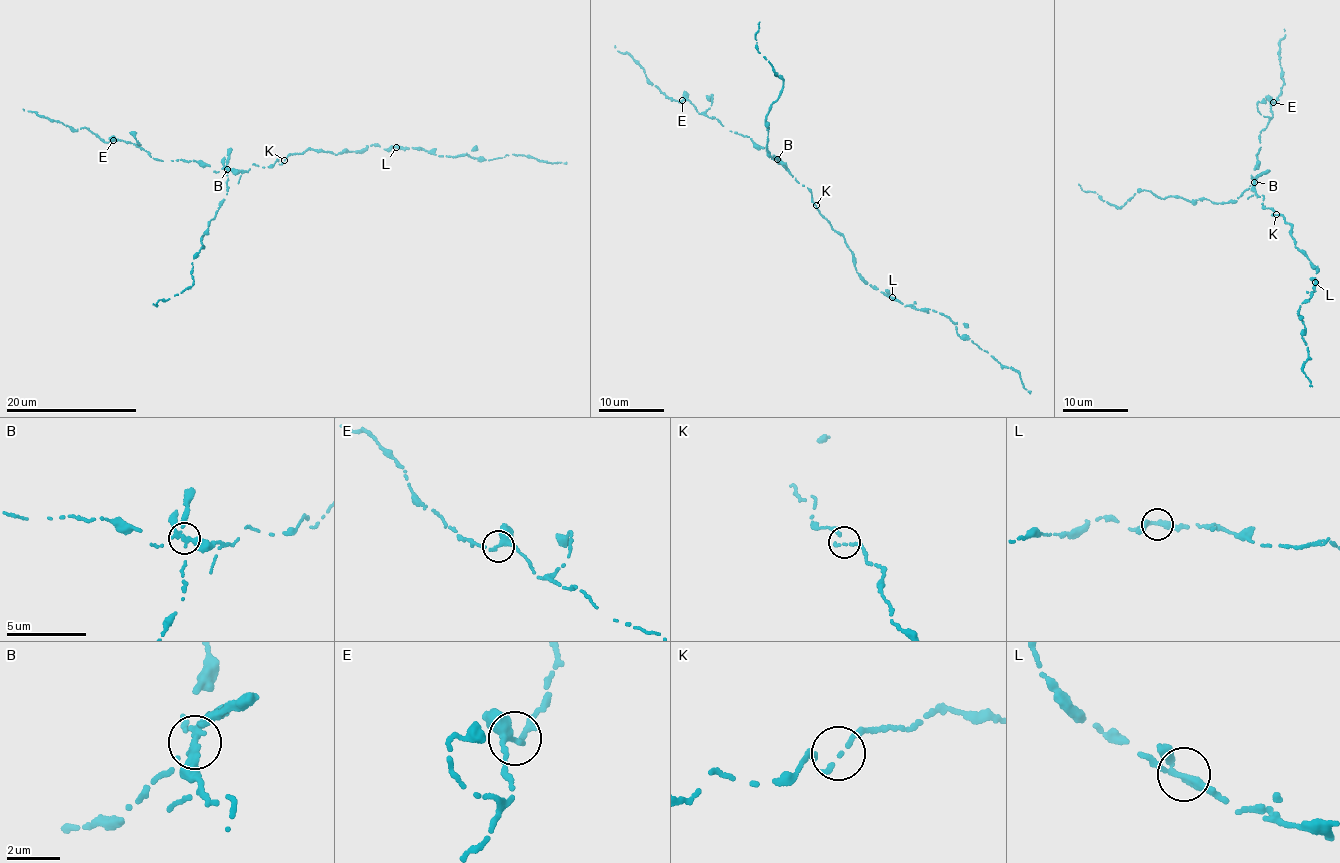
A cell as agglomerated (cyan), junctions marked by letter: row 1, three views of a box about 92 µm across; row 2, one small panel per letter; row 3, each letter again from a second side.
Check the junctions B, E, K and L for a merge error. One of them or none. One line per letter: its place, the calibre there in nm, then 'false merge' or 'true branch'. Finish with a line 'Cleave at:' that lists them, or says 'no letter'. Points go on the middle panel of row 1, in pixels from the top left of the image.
B: at (777, 159); 240 nm thick; false merge
E: at (682, 100); 280 nm thick; true branch
K: at (816, 205); 150 nm thick; true branch
L: at (892, 297); 320 nm thick; true branch
Cleave at: B

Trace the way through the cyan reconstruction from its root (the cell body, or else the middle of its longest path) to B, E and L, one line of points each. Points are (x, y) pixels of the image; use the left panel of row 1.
B: (284, 160), (268, 166), (253, 164), (245, 171), (228, 169)
E: (284, 160), (216, 172), (195, 161), (153, 159), (135, 145), (113, 140)
L: (284, 160), (308, 149), (336, 154), (343, 149), (352, 152), (372, 144), (386, 149), (396, 147)

